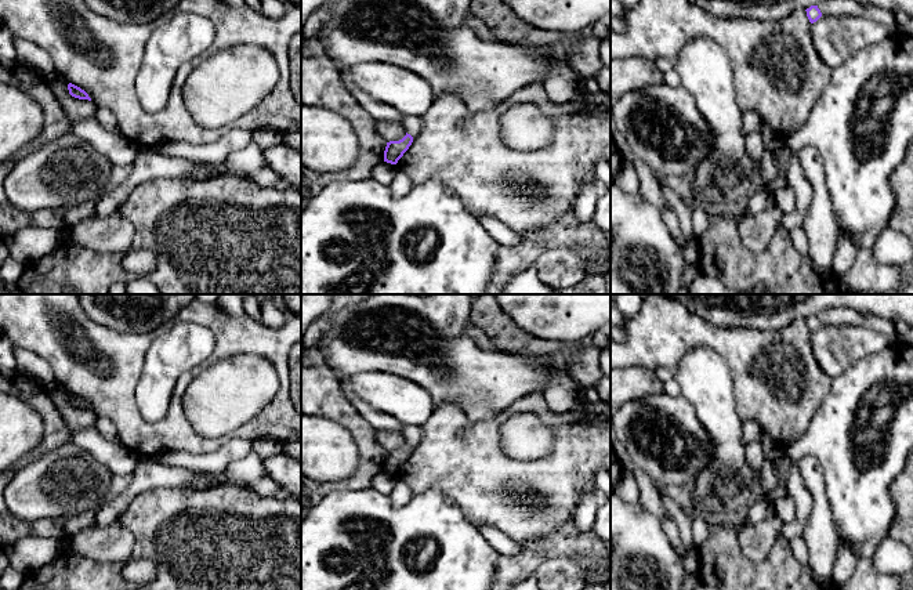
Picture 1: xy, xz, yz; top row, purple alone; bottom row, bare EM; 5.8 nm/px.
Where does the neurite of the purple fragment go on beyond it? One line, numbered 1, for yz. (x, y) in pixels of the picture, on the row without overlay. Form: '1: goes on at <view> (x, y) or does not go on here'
1: does not go on here

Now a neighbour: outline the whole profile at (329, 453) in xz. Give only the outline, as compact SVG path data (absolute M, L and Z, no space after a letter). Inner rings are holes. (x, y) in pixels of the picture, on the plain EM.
M301 413L301 474L319 482L349 478L359 467L359 449L348 428Z

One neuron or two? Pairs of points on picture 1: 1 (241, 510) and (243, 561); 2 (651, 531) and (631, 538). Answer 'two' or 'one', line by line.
1: one
2: one

